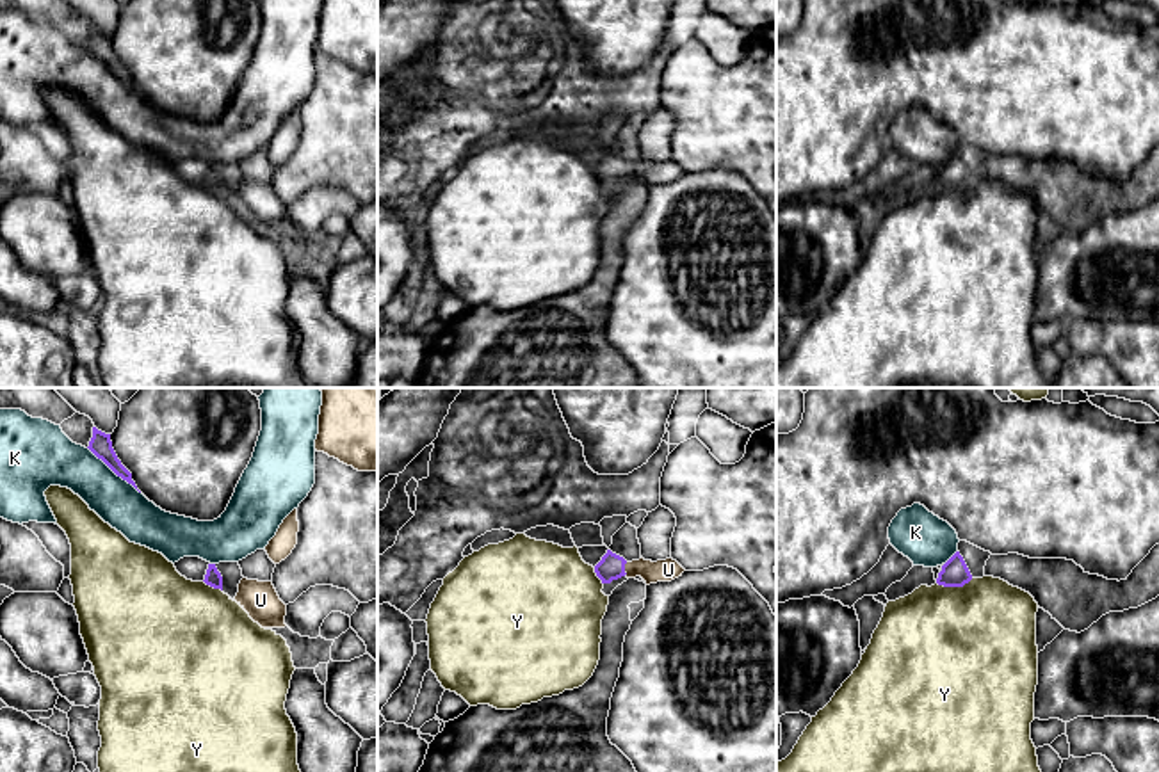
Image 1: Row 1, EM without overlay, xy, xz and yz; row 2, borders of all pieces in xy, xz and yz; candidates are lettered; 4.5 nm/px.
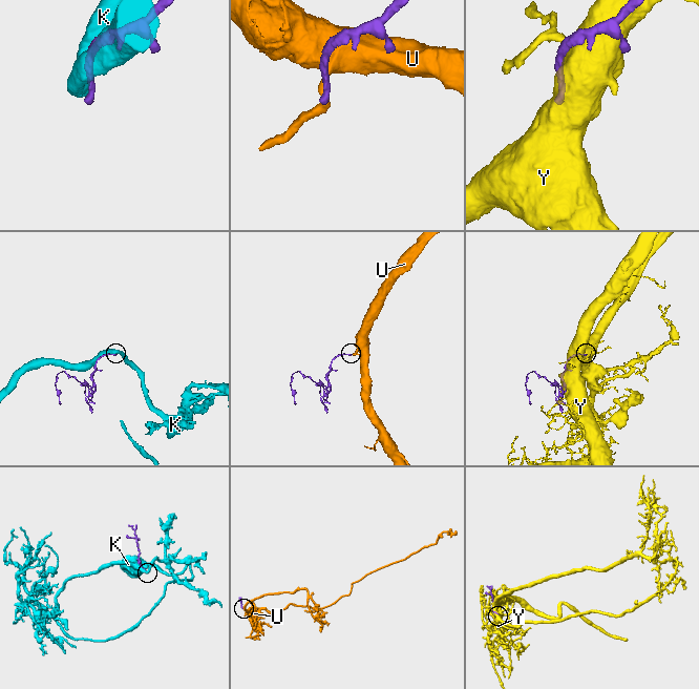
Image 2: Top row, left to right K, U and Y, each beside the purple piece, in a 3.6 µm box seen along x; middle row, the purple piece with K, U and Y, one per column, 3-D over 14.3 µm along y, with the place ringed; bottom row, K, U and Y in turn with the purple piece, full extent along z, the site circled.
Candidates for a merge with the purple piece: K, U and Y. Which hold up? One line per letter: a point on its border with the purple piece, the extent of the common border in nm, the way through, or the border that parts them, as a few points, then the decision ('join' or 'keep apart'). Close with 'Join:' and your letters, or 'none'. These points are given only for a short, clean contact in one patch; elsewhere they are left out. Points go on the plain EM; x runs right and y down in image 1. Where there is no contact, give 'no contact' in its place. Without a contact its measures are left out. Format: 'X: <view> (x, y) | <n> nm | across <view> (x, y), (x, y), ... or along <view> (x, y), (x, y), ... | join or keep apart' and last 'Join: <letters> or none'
K: xy (114, 73) | 320 nm | keep apart
U: xz (624, 169) | 60 nm | across xz (611, 168), (624, 169), (668, 171) | join
Y: yz (955, 187) | 170 nm | keep apart
Join: U

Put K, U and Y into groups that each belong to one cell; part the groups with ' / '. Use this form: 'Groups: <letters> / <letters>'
Groups: K / U / Y

